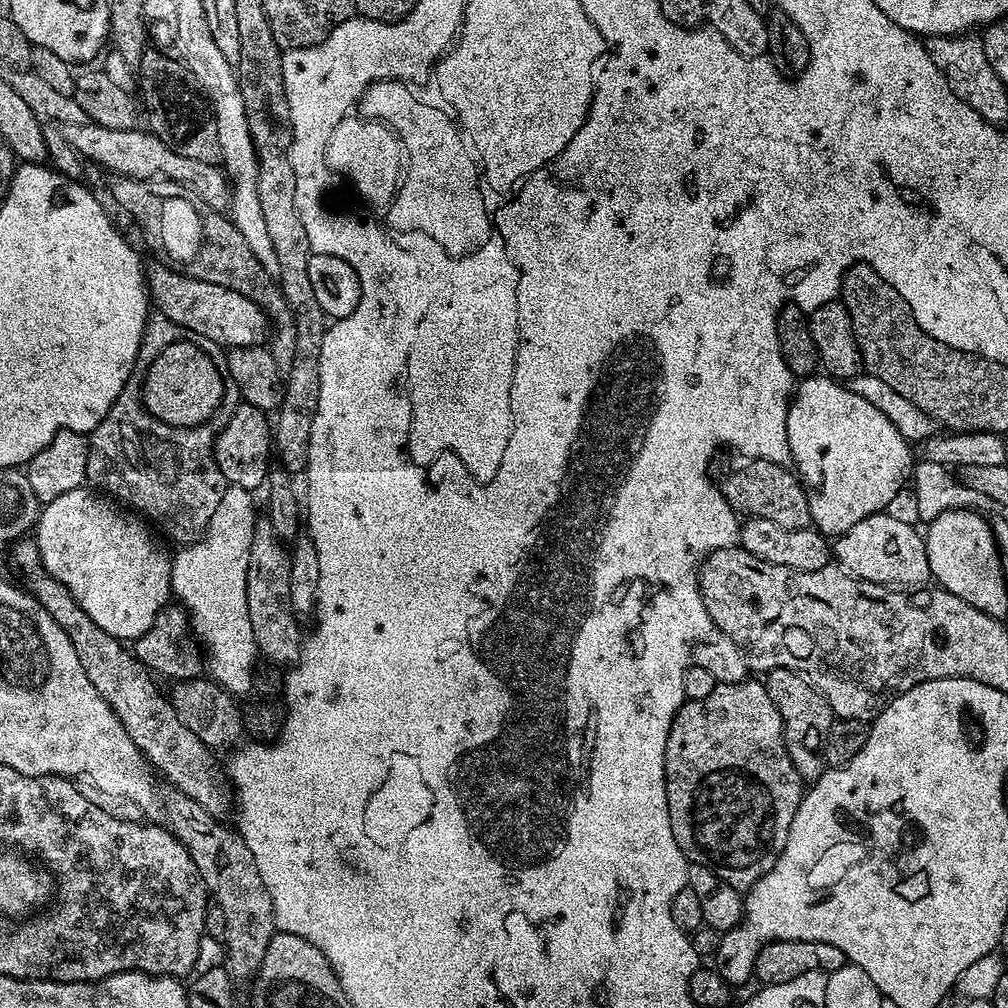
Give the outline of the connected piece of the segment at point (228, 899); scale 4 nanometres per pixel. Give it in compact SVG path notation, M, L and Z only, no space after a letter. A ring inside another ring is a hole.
M175 790L169 793L162 800L163 819L168 819L166 824L172 835L180 839L190 858L194 858L194 866L198 866L198 874L202 874L211 899L222 906L222 914L226 914L226 934L222 944L228 947L228 979L236 986L247 985L255 981L272 944L272 937L278 931L264 876L258 874L254 854L250 854L250 846L246 846L235 827L227 828L224 822L198 806L194 798L186 798L186 794Z

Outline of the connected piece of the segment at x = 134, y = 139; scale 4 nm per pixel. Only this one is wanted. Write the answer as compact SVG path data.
M73 122L63 125L64 140L80 156L101 164L109 173L119 168L124 173L131 172L133 176L151 176L156 173L161 178L178 182L192 196L206 202L214 210L227 213L232 203L230 181L223 167L198 162L198 158L185 158L166 146L166 142L158 139L151 130L106 130L91 122Z

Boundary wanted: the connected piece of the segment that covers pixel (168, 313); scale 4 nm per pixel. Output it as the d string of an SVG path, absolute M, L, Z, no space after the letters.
M161 263L153 268L149 267L146 272L148 295L161 317L184 327L188 334L201 341L209 340L212 344L221 344L221 349L224 350L255 348L269 339L268 316L257 304L250 302L246 294L238 294L238 290L230 290L214 282L186 277L167 263Z

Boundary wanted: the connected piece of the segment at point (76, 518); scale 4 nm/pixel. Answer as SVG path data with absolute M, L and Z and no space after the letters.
M75 488L43 505L34 539L44 569L70 590L78 606L106 634L121 642L135 642L154 626L158 614L169 603L172 556L152 541L149 525L143 519L129 514L107 495L88 491L92 490Z

